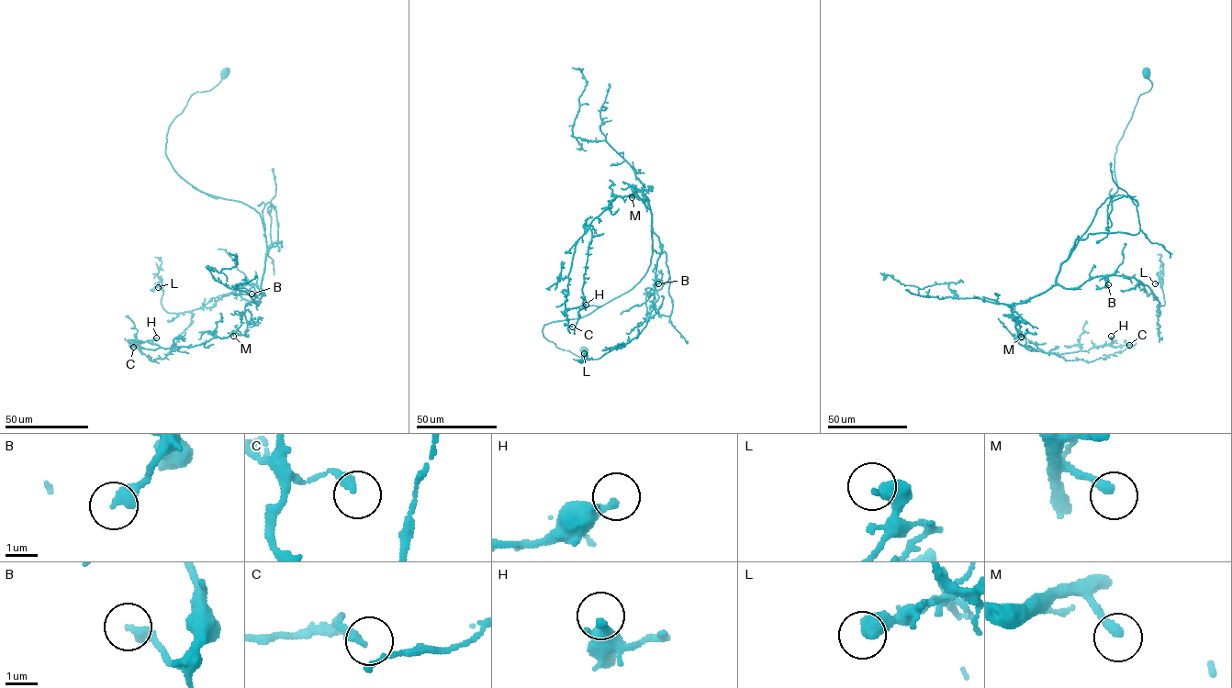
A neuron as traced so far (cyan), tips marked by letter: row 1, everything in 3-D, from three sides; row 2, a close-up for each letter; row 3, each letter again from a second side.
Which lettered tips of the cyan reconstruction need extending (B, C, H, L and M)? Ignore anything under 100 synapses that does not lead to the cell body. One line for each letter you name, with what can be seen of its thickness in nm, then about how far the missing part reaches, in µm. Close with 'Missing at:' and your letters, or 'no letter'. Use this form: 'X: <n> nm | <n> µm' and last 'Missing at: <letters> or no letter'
M: 280 nm | 50 µm
Missing at: M

